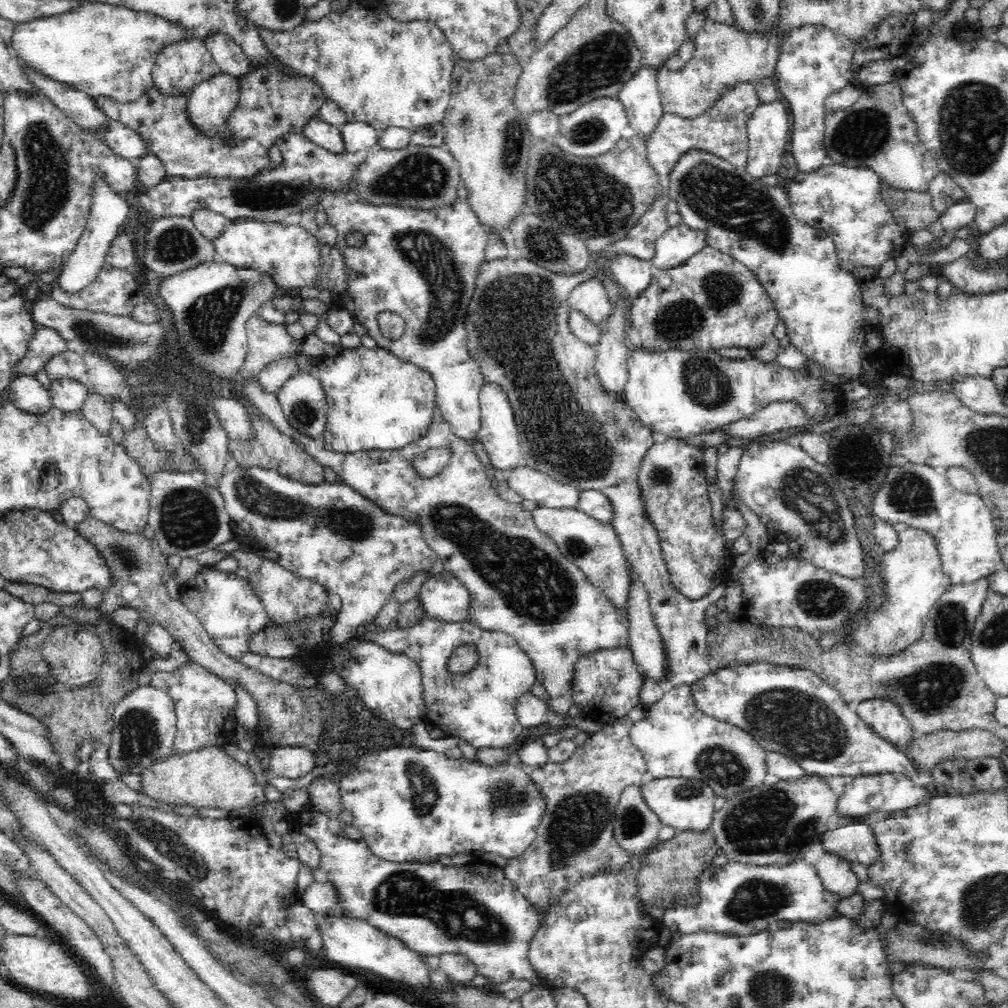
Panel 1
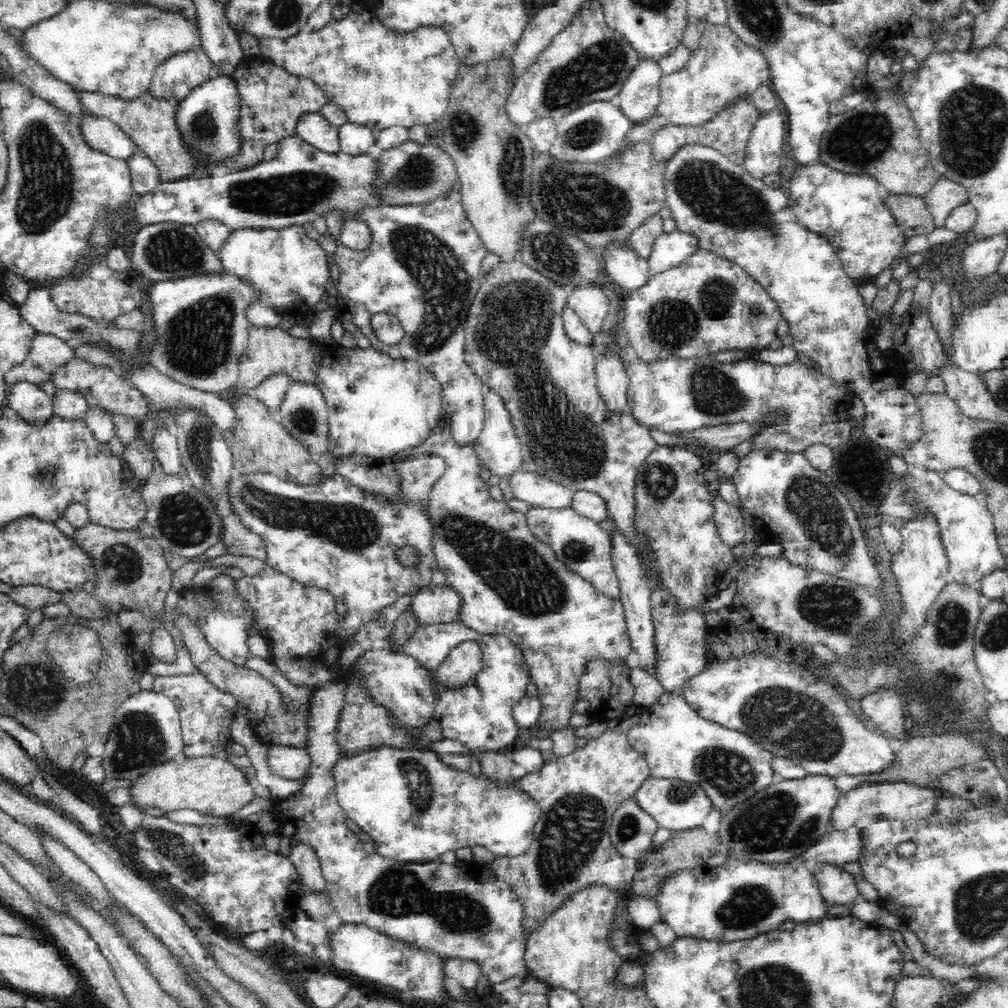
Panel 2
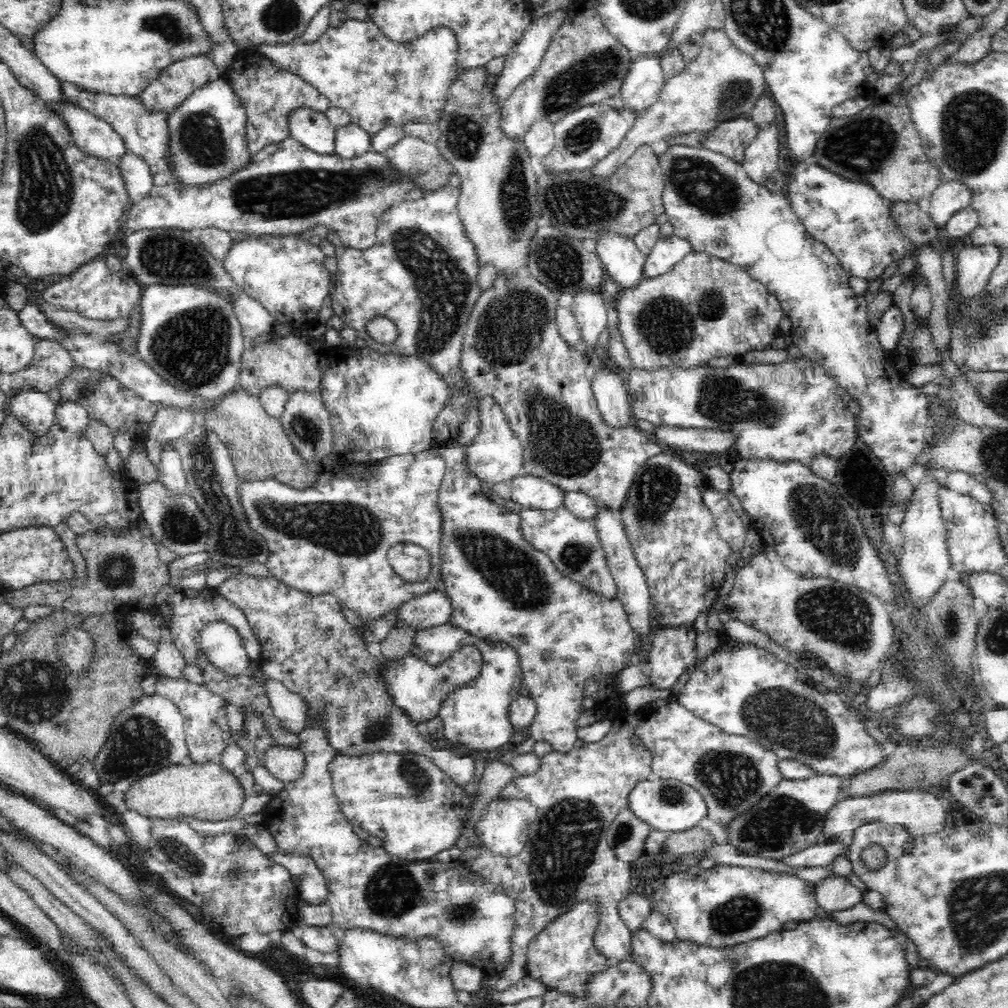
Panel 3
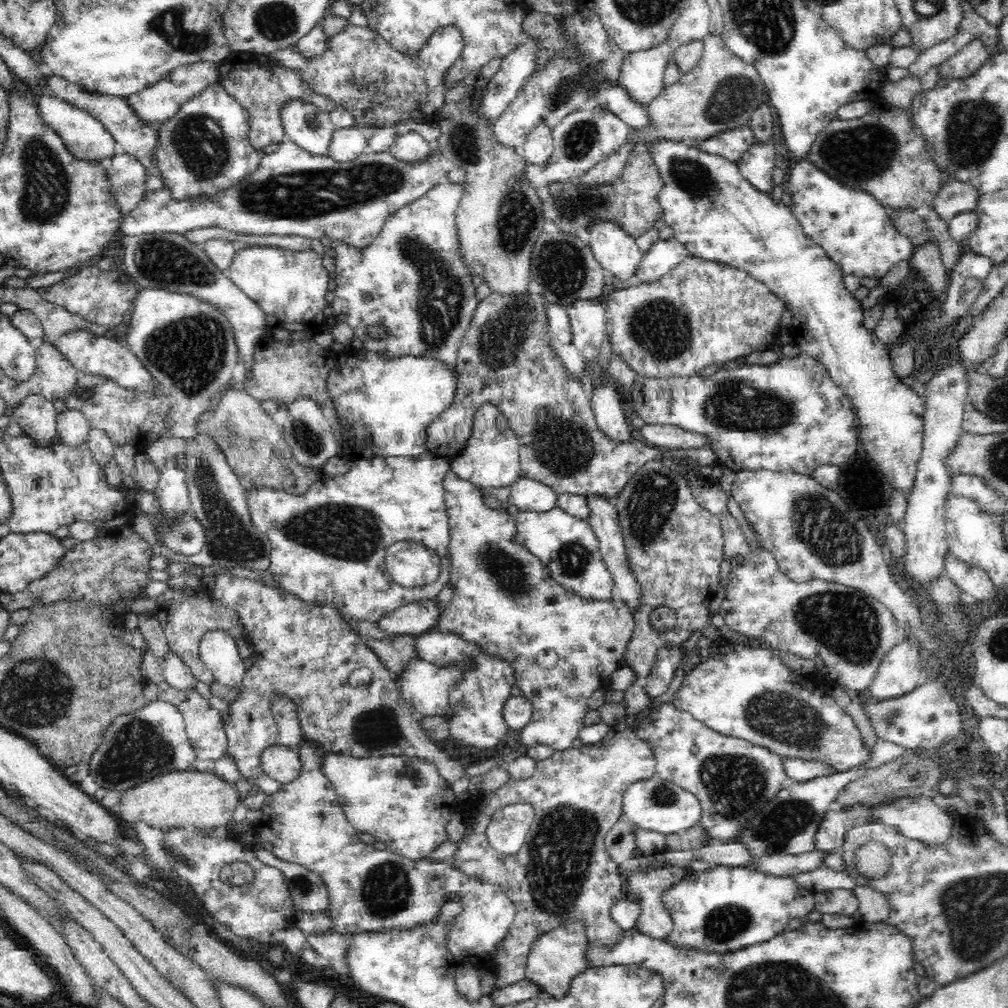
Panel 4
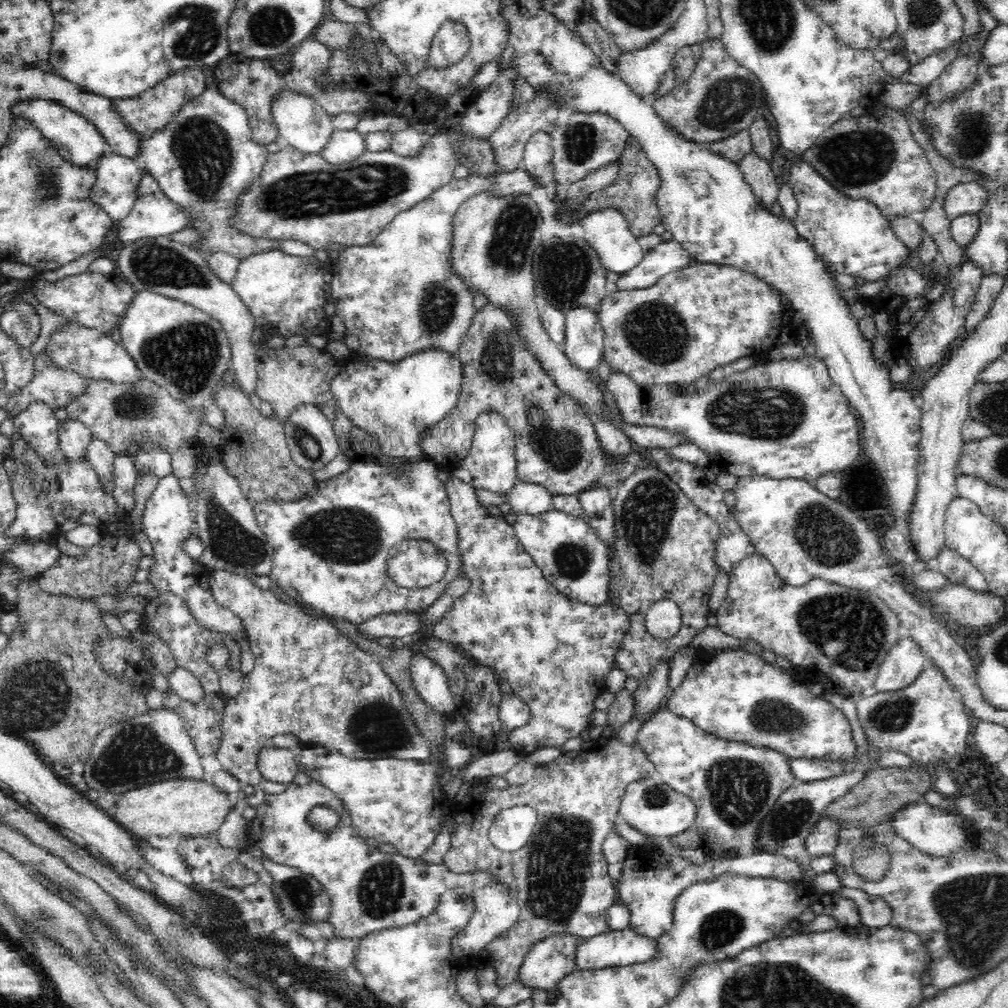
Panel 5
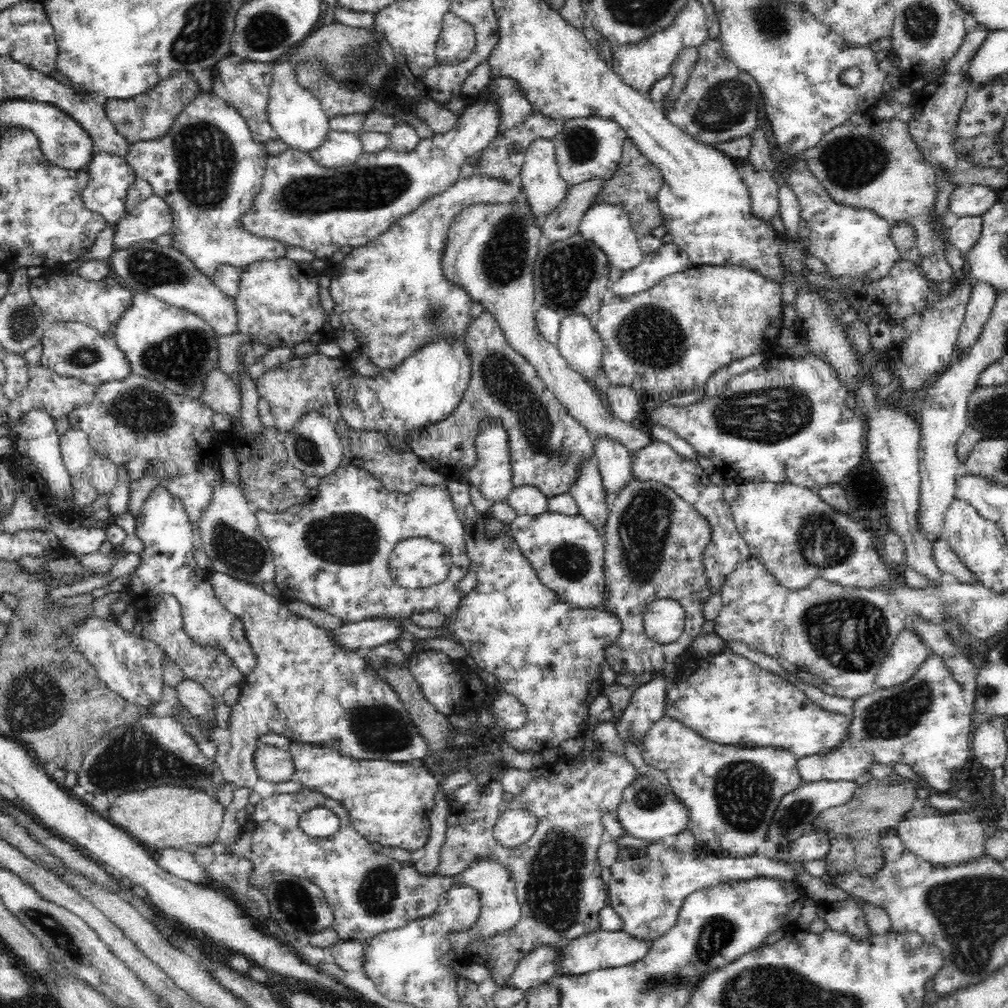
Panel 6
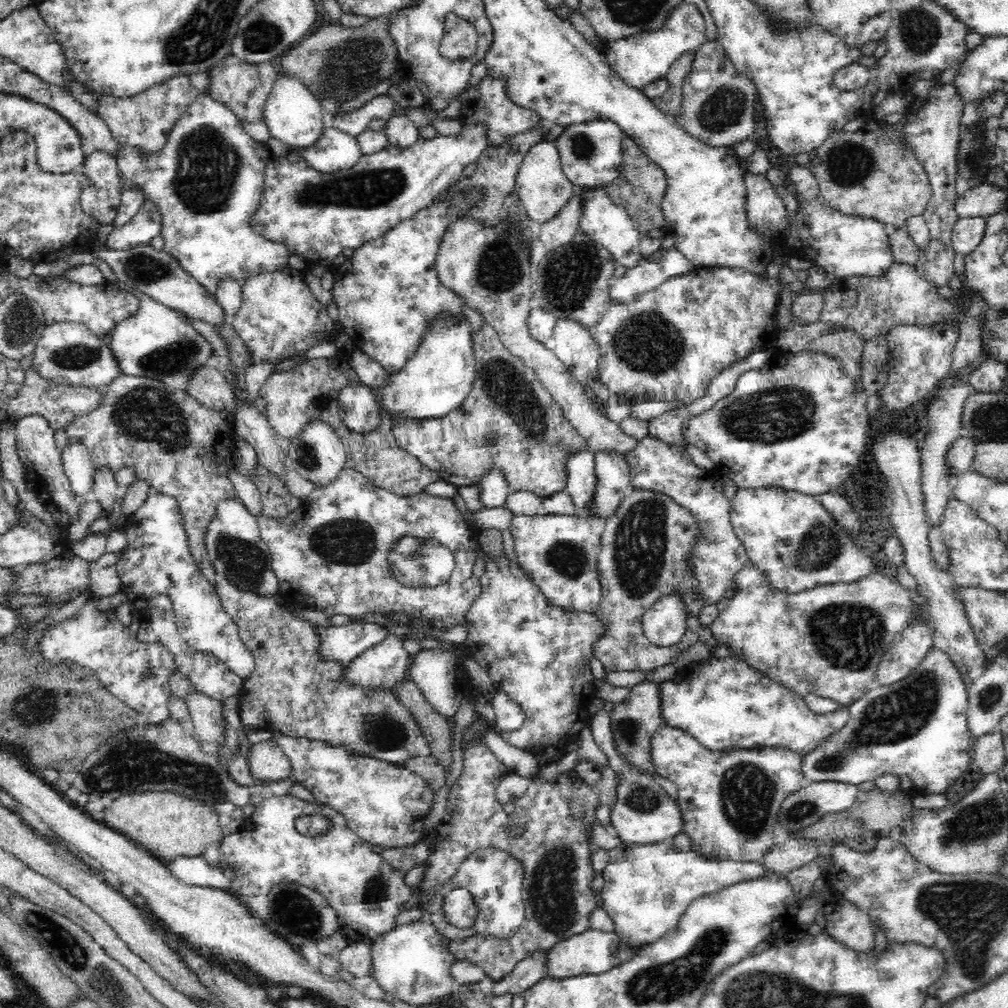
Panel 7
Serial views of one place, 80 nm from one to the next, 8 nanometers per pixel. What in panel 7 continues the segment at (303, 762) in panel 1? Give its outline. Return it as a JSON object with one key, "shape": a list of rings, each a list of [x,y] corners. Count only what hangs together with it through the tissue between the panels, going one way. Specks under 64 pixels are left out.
{"shape":[[[274,739],[258,742],[250,748],[248,765],[254,779],[284,780],[293,772],[292,764],[283,748]]]}

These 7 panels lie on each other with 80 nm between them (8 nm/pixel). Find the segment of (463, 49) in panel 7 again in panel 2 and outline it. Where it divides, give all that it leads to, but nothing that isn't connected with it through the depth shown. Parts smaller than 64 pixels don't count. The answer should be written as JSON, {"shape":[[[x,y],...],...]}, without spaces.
{"shape":[[[363,10],[361,13],[350,13],[342,20],[332,20],[328,22],[321,30],[312,31],[310,30],[300,30],[294,34],[294,36],[288,37],[270,37],[266,36],[259,40],[259,47],[261,54],[264,56],[265,60],[280,66],[286,72],[292,73],[296,76],[301,76],[302,78],[312,79],[326,95],[329,102],[337,104],[340,108],[344,109],[347,114],[348,122],[352,124],[360,124],[371,128],[371,131],[377,135],[381,130],[391,126],[412,128],[415,124],[432,124],[439,122],[443,117],[445,110],[447,109],[449,103],[449,94],[451,91],[451,86],[453,80],[456,80],[456,74],[458,68],[460,68],[461,62],[458,59],[455,48],[452,46],[452,41],[450,40],[448,33],[444,28],[440,26],[420,26],[420,28],[414,28],[410,32],[392,32],[390,28],[384,25],[384,22],[380,21],[376,14],[371,10]]]}

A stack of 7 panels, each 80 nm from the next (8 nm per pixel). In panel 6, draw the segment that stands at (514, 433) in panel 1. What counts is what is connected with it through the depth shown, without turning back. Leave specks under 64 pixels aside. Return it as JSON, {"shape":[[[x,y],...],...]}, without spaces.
{"shape":[[[484,418],[474,443],[476,443],[476,464],[462,474],[464,480],[478,488],[484,499],[492,503],[506,500],[513,489],[507,429],[502,428],[502,421],[497,418]]]}

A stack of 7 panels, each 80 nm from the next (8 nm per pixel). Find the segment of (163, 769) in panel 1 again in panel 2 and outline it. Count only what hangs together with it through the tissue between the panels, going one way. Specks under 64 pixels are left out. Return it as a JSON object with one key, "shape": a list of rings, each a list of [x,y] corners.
{"shape":[[[213,753],[212,756],[188,756],[184,761],[169,761],[150,768],[133,782],[130,796],[138,808],[153,806],[164,814],[190,808],[202,815],[228,818],[254,798],[254,790],[237,766]]]}

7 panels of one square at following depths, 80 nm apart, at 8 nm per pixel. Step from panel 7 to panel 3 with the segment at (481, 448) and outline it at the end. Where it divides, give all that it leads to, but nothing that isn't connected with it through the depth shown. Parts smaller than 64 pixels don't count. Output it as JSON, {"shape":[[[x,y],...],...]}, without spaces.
{"shape":[[[504,271],[498,272],[496,276],[493,286],[481,292],[465,326],[460,365],[464,377],[470,379],[468,388],[458,390],[458,394],[450,398],[450,402],[438,413],[432,425],[432,440],[440,443],[456,440],[459,420],[467,400],[472,395],[480,399],[491,396],[504,411],[510,428],[523,448],[523,474],[543,477],[566,493],[584,492],[593,497],[598,506],[622,514],[623,505],[628,500],[627,492],[639,468],[650,456],[671,452],[670,449],[657,444],[634,423],[625,427],[604,424],[602,412],[591,391],[592,383],[584,375],[584,370],[594,362],[590,361],[584,349],[572,352],[572,345],[559,335],[555,321],[558,307],[554,300],[556,294],[547,284],[544,286],[544,282],[527,271],[514,273],[510,278]]]}

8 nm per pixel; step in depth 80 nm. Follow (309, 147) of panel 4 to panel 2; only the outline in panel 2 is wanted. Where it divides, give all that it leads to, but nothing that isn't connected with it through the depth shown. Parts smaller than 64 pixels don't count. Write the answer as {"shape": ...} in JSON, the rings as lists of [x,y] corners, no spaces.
{"shape":[[[304,114],[295,124],[295,135],[322,152],[334,154],[340,151],[339,127],[332,126],[323,114]]]}

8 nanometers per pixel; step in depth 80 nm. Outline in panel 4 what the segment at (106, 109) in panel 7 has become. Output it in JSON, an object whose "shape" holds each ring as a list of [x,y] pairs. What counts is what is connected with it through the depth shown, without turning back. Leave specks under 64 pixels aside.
{"shape":[[[192,62],[192,64],[182,64],[176,67],[166,78],[148,86],[137,92],[135,95],[125,96],[128,104],[135,109],[135,113],[141,120],[147,120],[150,124],[163,125],[164,121],[170,120],[176,114],[179,108],[186,102],[189,97],[198,92],[202,92],[209,84],[219,80],[218,63]]]}

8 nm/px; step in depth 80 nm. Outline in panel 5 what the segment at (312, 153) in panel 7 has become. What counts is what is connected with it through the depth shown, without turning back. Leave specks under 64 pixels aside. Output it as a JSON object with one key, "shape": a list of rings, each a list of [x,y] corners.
{"shape":[[[335,129],[320,155],[329,164],[337,165],[356,160],[366,149],[365,137],[356,129]]]}

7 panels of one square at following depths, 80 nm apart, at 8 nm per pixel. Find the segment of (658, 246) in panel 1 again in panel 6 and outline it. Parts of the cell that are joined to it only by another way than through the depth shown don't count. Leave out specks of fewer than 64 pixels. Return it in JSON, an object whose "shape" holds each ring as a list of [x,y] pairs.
{"shape":[[[664,244],[657,252],[645,255],[640,265],[624,271],[610,290],[615,296],[633,296],[653,288],[666,276],[692,267],[690,258],[679,245]]]}

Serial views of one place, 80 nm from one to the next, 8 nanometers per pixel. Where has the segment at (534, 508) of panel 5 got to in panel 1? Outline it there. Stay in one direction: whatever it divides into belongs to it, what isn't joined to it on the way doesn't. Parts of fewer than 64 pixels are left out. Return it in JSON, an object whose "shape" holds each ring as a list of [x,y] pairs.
{"shape":[[[525,464],[507,472],[506,481],[522,499],[536,502],[542,508],[576,509],[580,504],[580,490],[575,485],[562,484],[548,473]]]}

